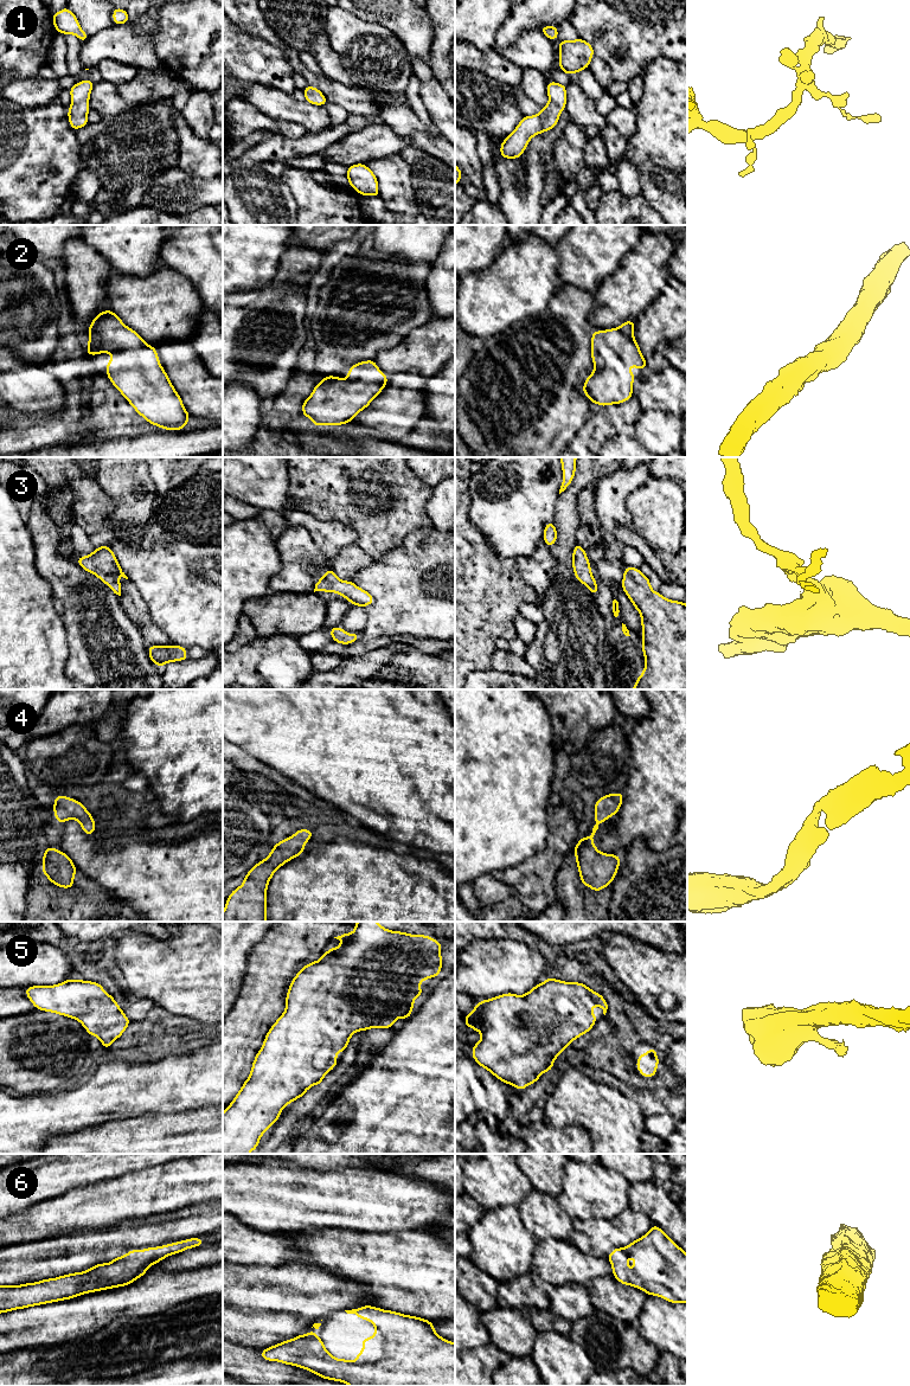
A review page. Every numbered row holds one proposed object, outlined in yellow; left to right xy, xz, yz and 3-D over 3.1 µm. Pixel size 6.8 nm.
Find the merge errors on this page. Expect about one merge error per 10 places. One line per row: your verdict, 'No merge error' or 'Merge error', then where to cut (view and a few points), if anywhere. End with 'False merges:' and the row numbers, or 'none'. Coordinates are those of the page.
1: No merge error. No split
2: No merge error. No split
3: No merge error. No split
4: No merge error. No split
5: No merge error. No split
6: No merge error. No split
False merges: none

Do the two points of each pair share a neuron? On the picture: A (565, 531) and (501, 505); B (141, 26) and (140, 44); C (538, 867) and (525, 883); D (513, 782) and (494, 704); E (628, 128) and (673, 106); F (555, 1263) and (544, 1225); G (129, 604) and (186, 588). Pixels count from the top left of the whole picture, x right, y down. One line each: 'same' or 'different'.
A: different
B: different
C: same
D: same
E: different
F: different
G: different

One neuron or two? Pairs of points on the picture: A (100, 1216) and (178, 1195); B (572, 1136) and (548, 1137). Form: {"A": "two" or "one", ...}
{"A": "one", "B": "one"}

